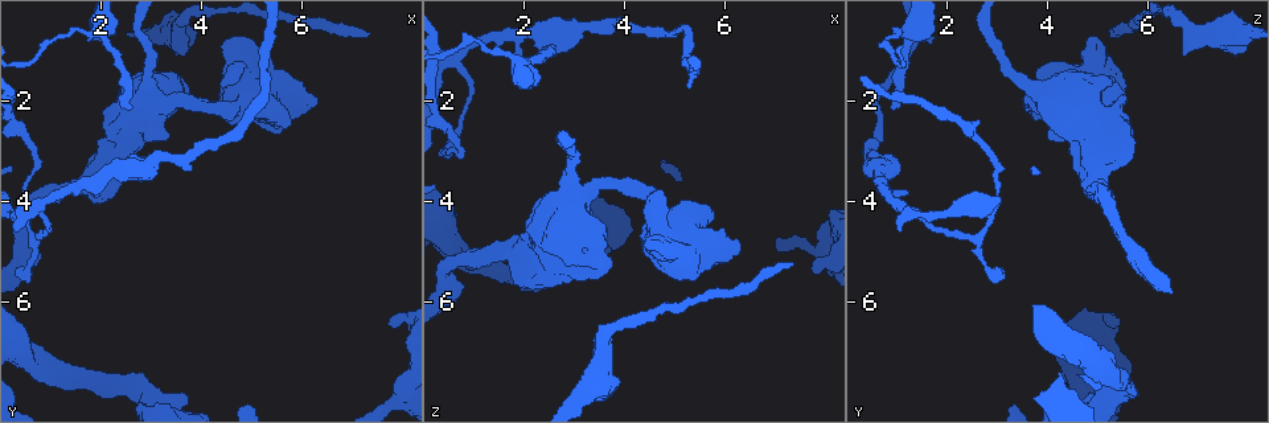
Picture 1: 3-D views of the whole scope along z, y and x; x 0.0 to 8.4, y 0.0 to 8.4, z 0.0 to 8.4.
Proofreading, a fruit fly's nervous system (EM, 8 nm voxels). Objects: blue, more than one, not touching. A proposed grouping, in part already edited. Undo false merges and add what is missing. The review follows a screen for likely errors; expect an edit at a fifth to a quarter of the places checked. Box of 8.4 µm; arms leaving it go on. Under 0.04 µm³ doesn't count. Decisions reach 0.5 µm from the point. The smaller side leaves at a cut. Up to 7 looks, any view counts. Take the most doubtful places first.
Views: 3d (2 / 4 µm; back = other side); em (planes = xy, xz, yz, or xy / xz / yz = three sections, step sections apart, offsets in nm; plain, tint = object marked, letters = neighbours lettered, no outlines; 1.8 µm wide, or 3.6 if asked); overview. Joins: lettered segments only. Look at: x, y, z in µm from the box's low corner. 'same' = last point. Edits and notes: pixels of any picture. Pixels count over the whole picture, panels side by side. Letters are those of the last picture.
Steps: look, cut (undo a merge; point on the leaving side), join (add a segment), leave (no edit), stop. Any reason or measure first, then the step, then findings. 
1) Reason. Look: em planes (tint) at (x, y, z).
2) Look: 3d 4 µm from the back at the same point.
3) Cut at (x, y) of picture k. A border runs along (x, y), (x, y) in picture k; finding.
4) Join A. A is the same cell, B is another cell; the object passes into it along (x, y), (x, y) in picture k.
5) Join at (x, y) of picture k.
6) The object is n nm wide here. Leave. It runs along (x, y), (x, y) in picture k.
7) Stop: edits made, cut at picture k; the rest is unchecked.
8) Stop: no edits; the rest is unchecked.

Free end. Look: 3d 4 µm from the back at (2.60, 2.10, 0.90).

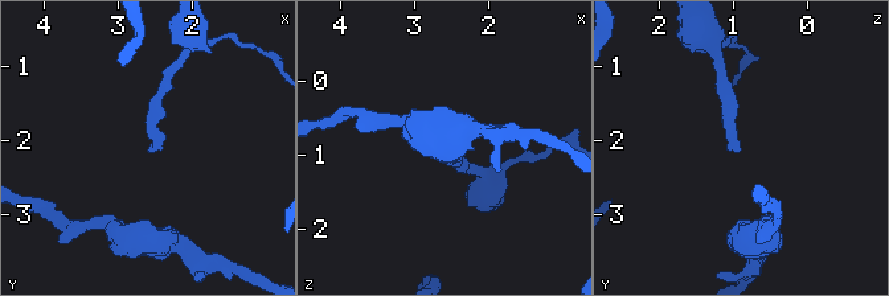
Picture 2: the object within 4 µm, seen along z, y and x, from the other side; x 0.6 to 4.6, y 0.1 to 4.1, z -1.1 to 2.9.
Look: em planes (plain) at (2.60, 2.15, 0.90).

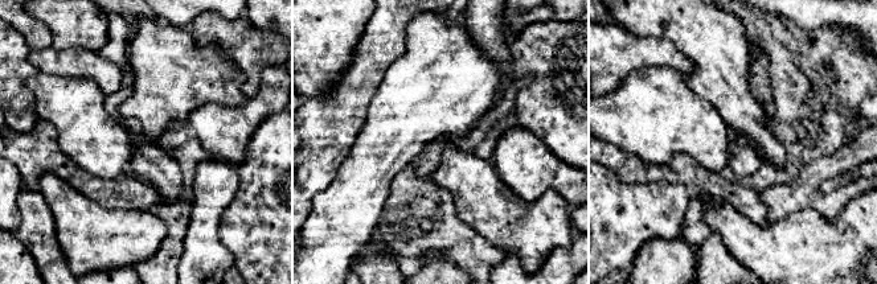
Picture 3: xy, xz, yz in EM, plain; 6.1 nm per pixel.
Look: em planes (letters) at the same point.

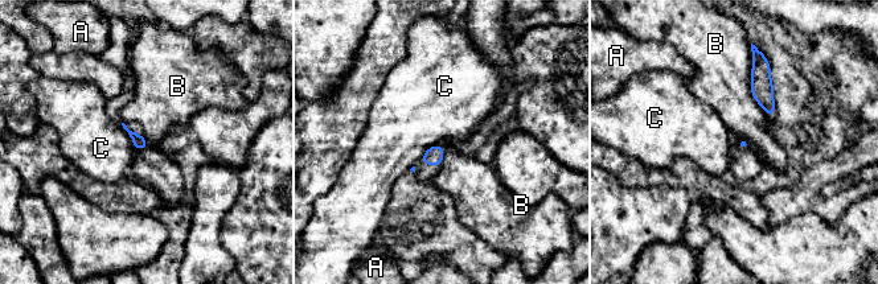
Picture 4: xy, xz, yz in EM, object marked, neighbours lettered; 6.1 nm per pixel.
The longest contact is with B, 400 nm. Leave. A, B and C are other cells; a border runs along (120, 123), (132, 144), (139, 149) in picture 4; none of them fits.

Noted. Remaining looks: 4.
Thin end. Look: 3d 2 µm at (7.35, 0.70, 5.20).

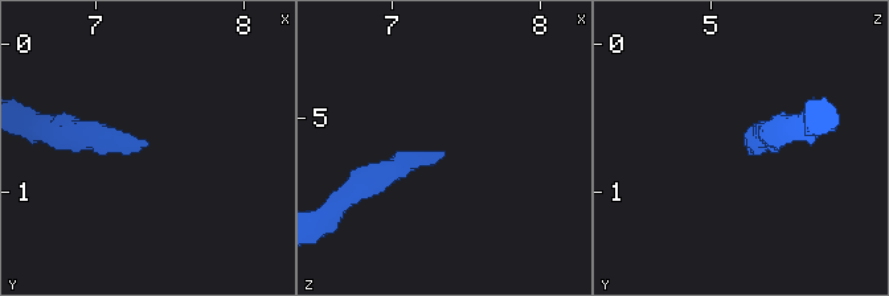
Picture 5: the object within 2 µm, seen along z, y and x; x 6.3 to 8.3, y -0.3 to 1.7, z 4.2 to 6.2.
Look: em planes (letters) at (7.32, 0.64, 5.20).

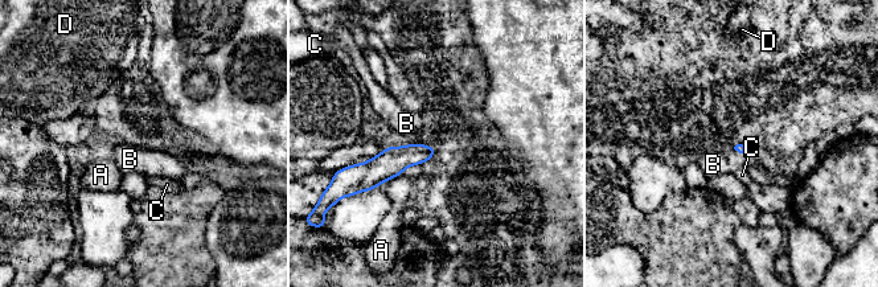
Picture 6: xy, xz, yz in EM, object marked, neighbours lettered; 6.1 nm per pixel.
Join B. B is the same cell, A, C and D are other cells; the object passes into it along (384, 167), (413, 144), (406, 123) in picture 6; the cell continues.

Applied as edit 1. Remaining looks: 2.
Three-way junction. Look: 3d 2 µm at (0.65, 4.15, 1.25).

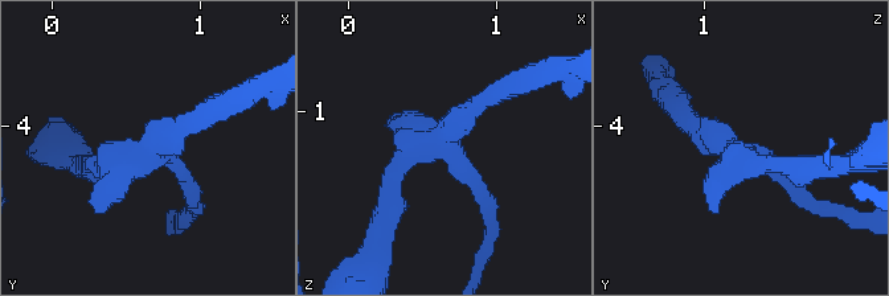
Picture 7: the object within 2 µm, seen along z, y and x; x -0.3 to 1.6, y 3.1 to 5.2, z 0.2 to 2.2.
Need the tissue. Look: em planes (letters) at (0.64, 4.20, 1.22).

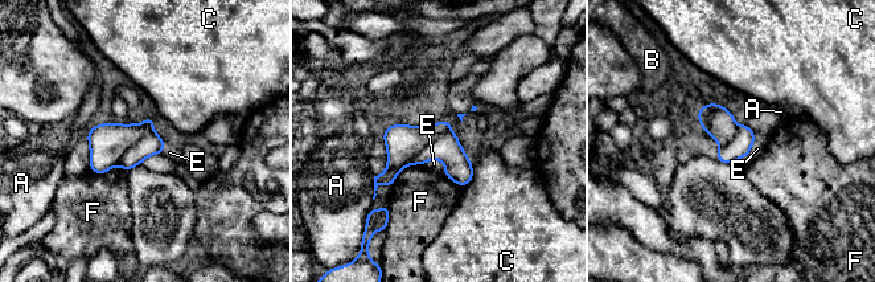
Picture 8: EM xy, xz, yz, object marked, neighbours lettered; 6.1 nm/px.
Cut at (151, 143) of picture 8. A, B, C, E and F are other cells; a border runs along (153, 131), (136, 139), (118, 163) in picture 8; a second cell is stuck on.

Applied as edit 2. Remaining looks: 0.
Stop: edits made, join at picture 6, cut at picture 8; the rest is unchecked.

